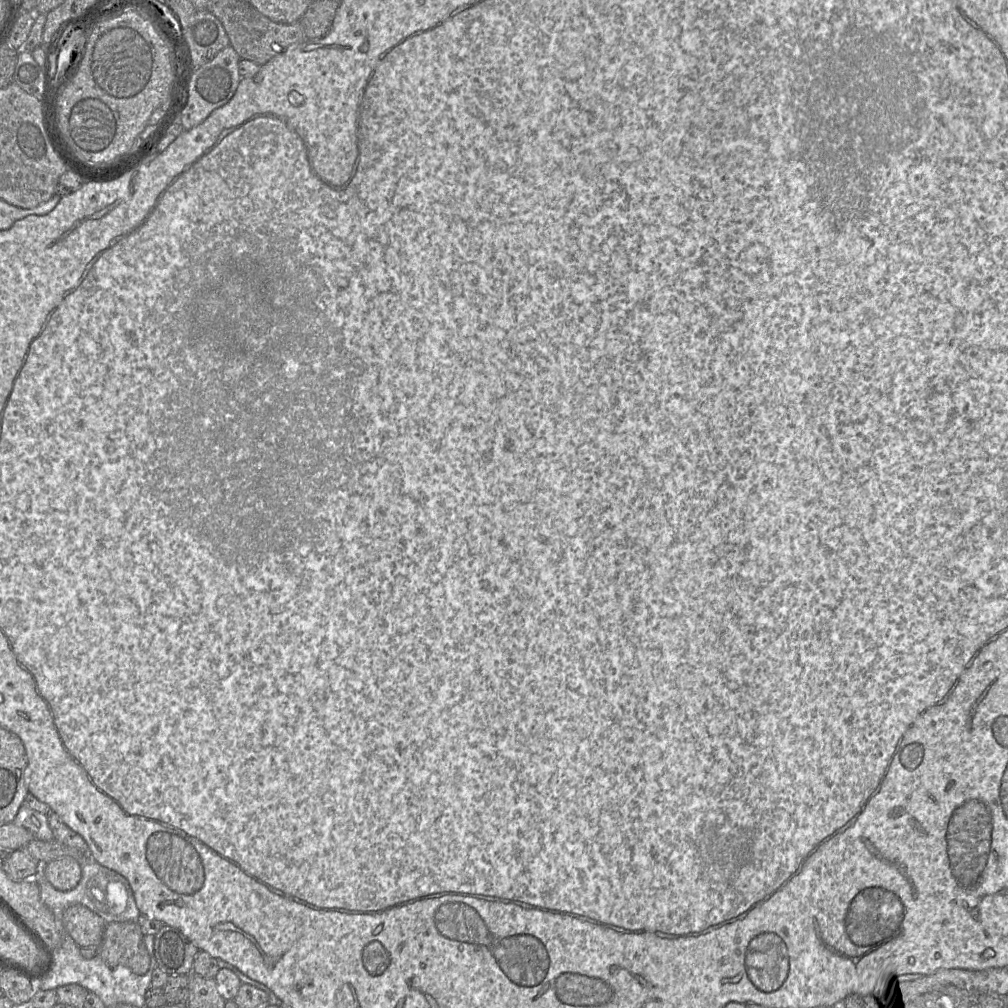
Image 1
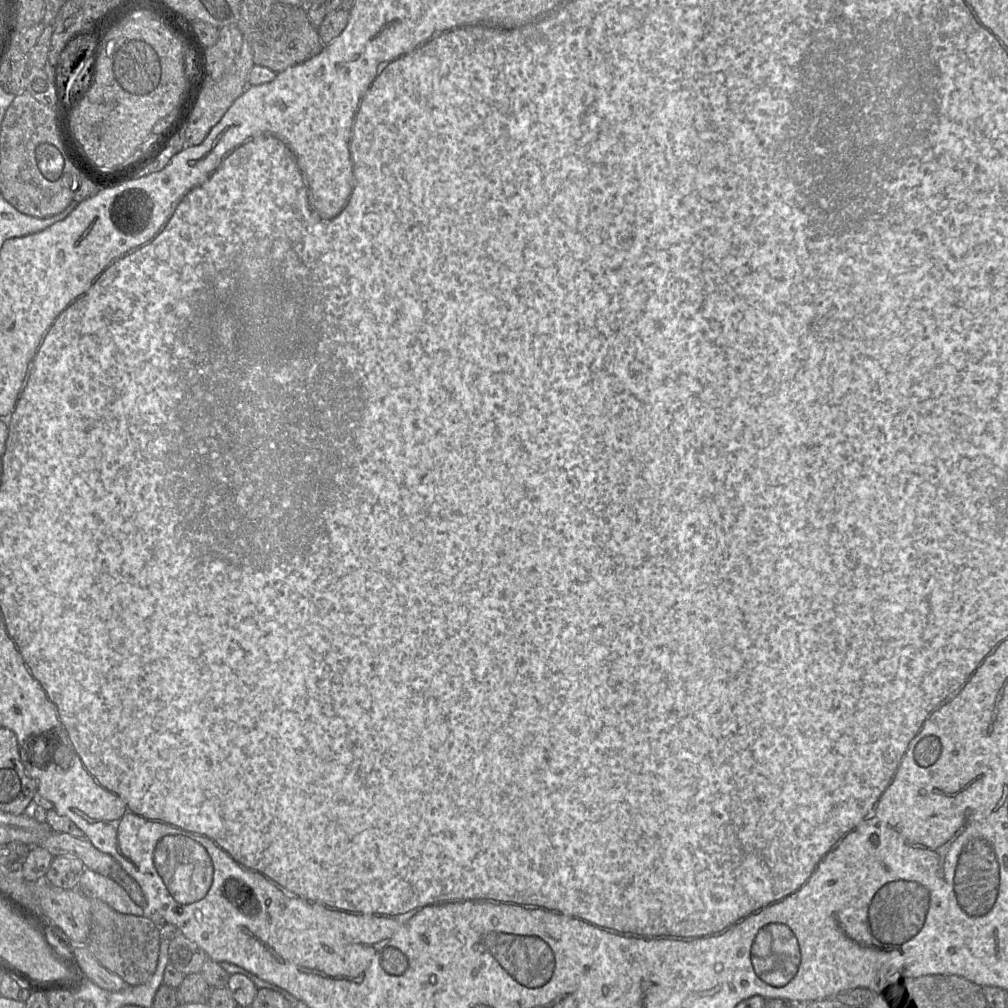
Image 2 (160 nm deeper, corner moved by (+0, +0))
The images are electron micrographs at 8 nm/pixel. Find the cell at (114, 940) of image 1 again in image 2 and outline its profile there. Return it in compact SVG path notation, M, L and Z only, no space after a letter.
M89 898L91 929L87 947L109 972L122 978L129 986L142 985L154 974L161 938L154 922L146 916L121 914L97 898Z

